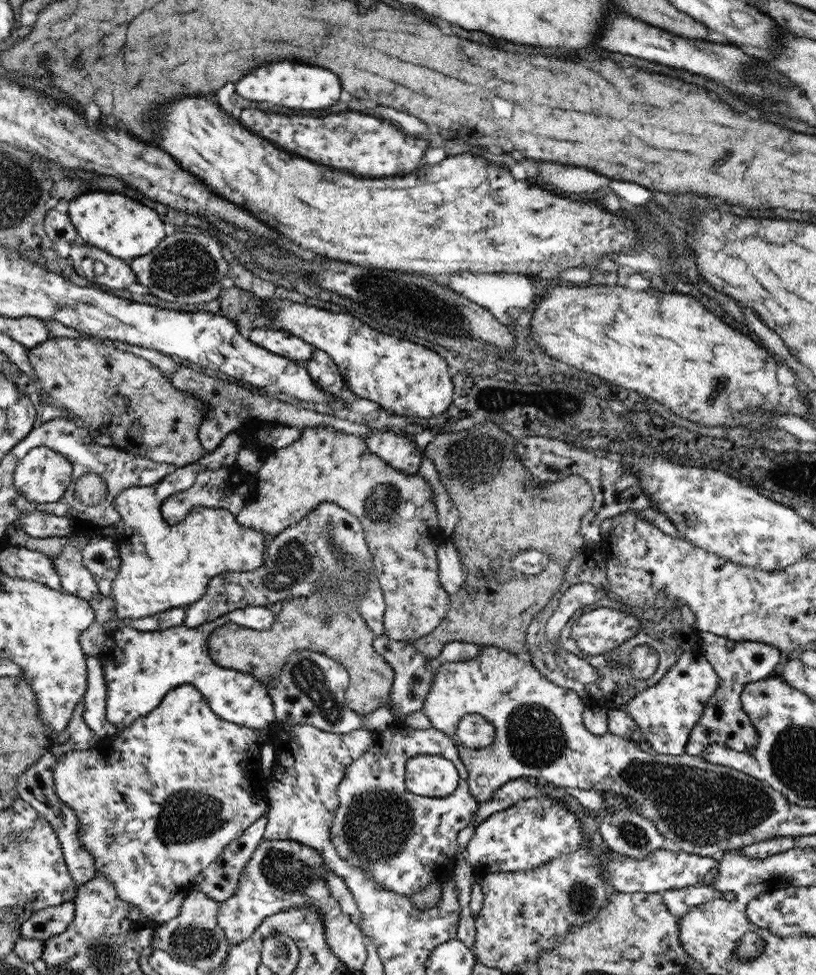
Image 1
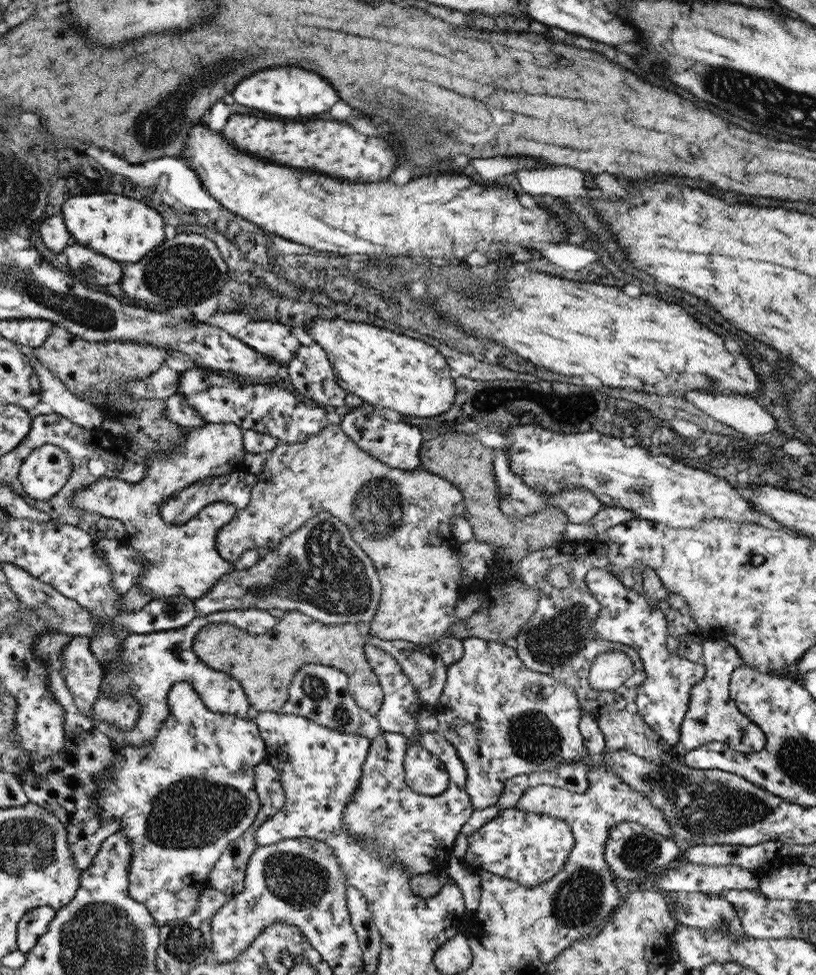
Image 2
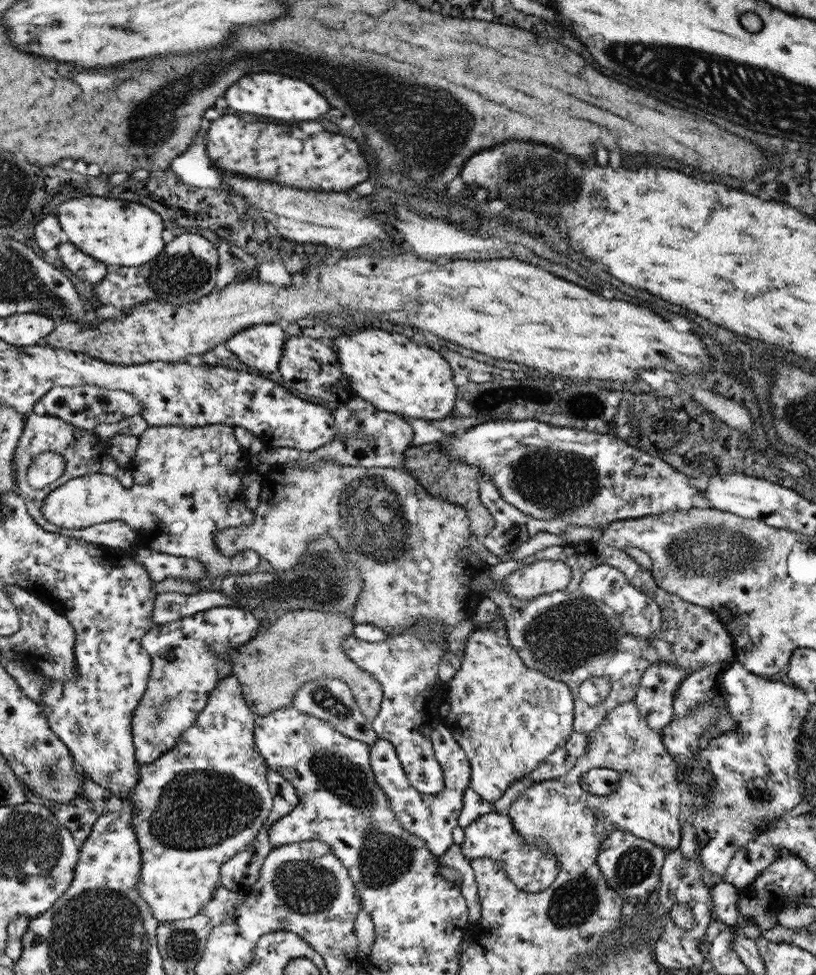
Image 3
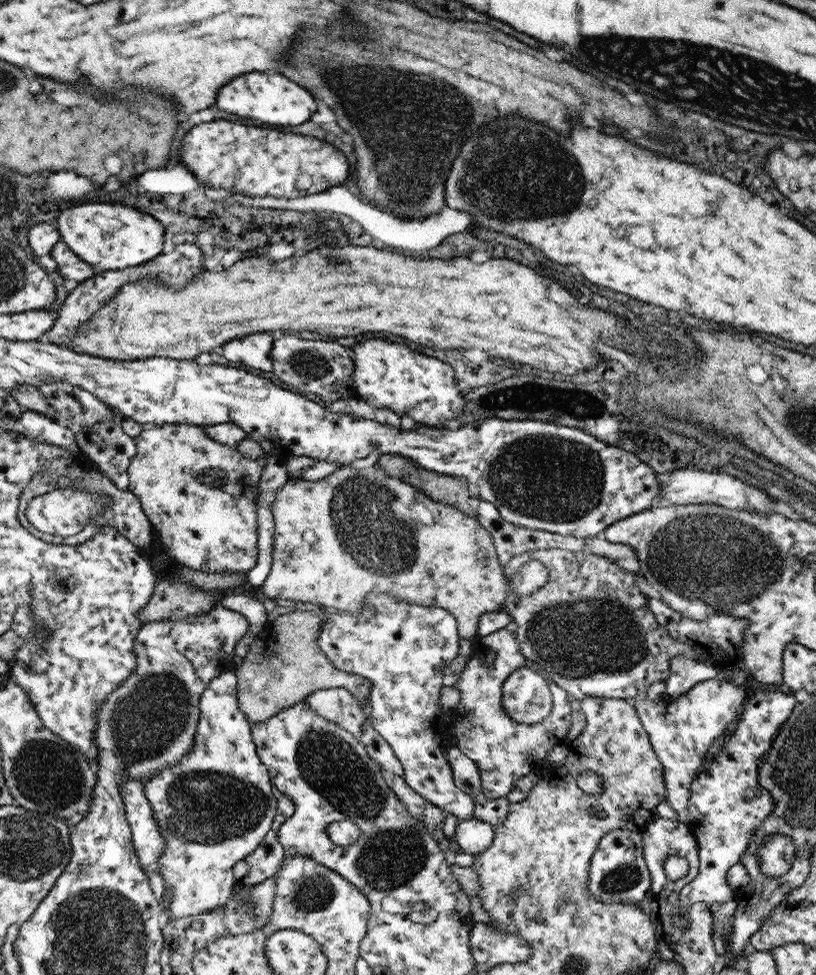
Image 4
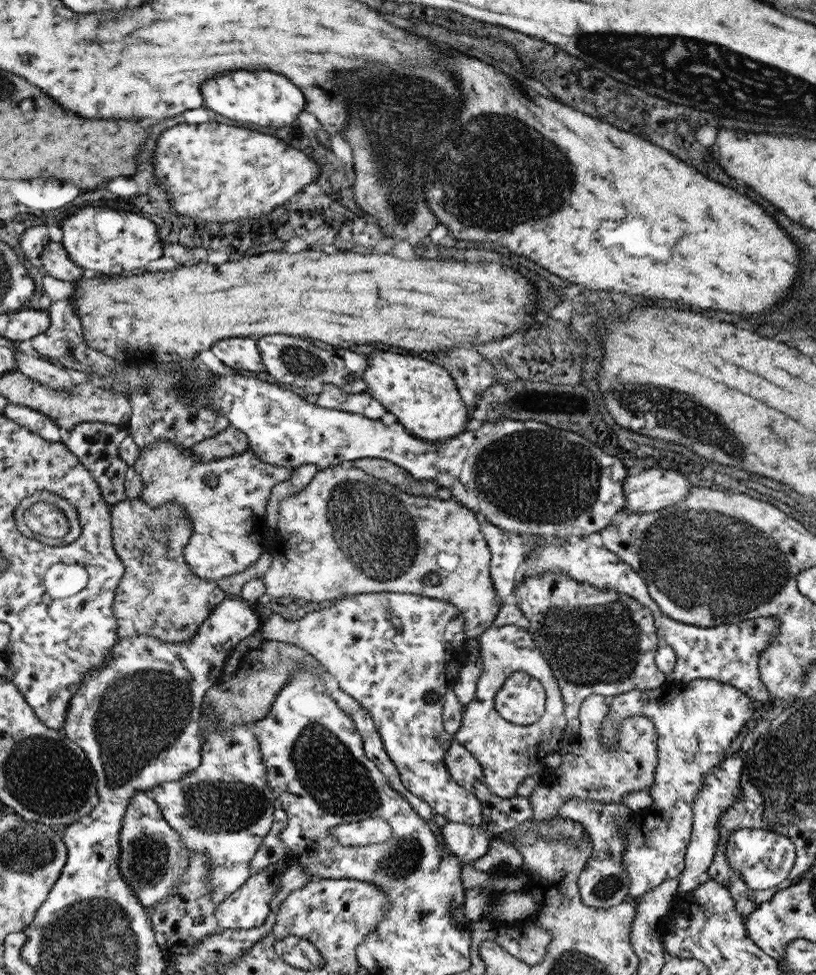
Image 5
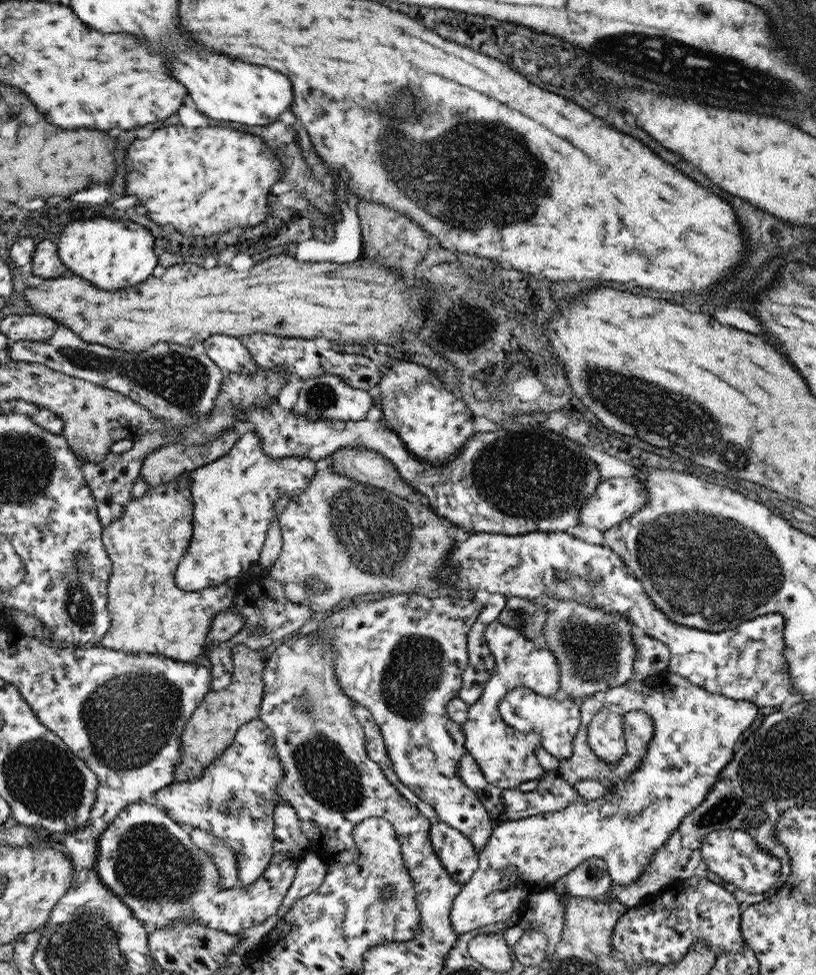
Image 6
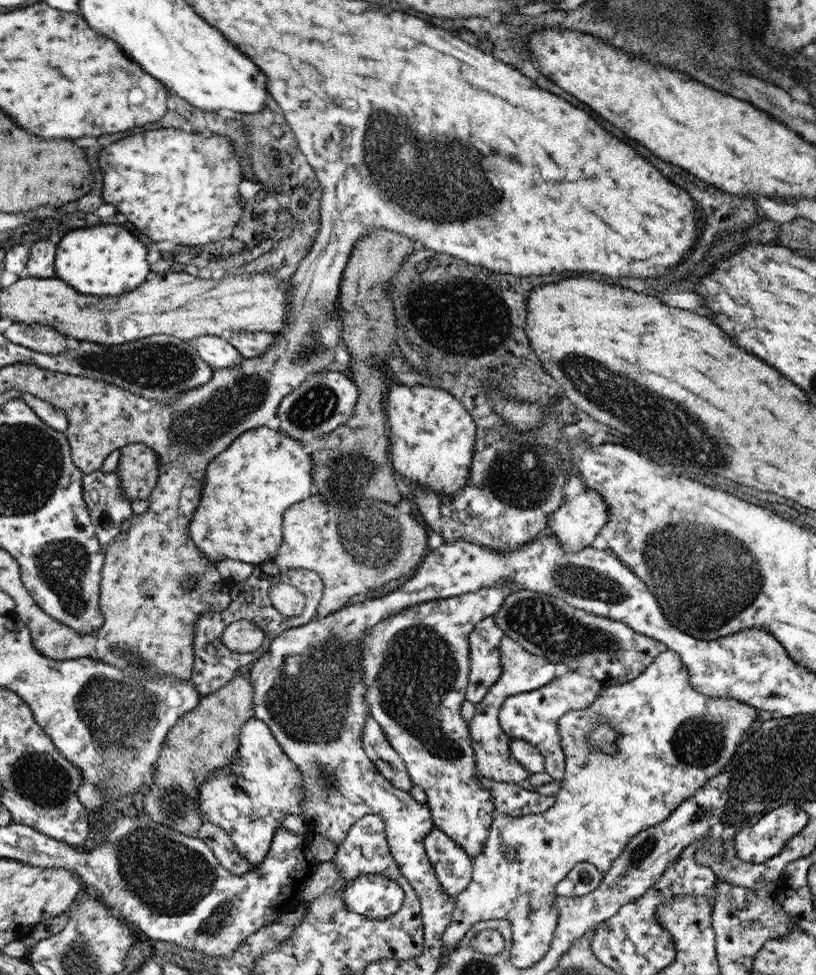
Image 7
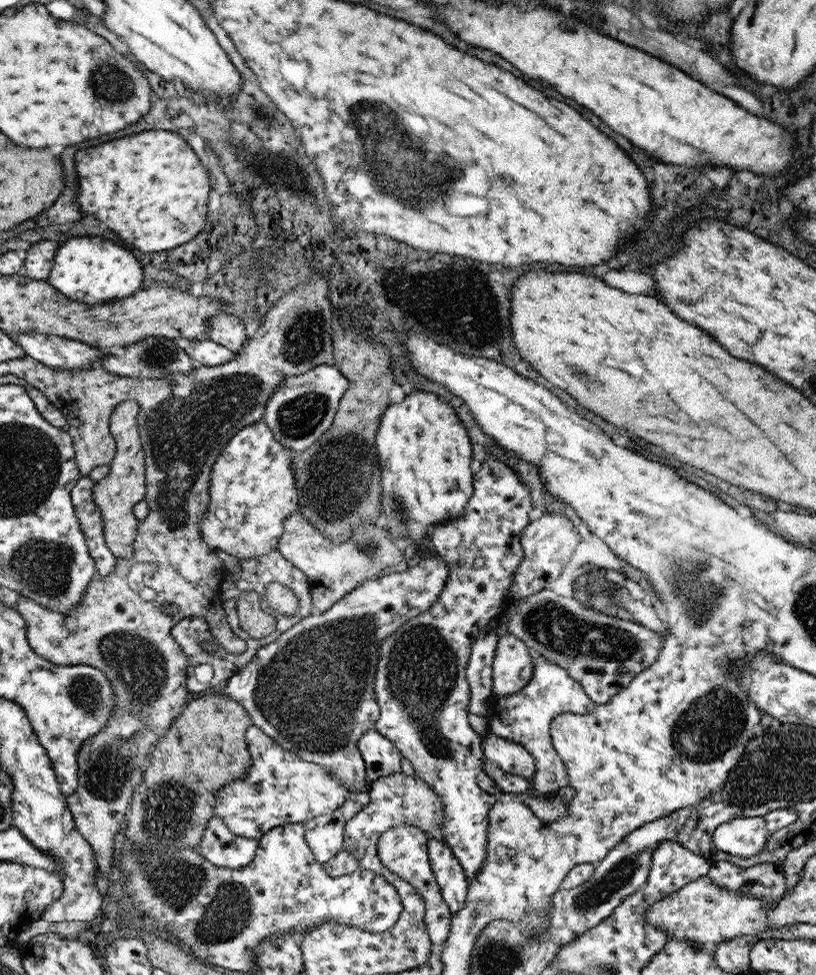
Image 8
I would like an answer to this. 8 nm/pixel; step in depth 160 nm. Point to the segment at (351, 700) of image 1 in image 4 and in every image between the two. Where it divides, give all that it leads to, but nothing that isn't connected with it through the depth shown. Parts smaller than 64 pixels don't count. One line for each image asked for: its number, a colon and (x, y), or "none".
2: (263, 664)
3: (300, 645)
4: (284, 664)

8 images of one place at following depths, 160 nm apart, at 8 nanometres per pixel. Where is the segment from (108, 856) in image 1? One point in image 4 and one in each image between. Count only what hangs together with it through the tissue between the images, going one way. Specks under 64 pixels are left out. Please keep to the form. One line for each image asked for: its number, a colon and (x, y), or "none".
2: (181, 800)
3: (205, 800)
4: (214, 808)

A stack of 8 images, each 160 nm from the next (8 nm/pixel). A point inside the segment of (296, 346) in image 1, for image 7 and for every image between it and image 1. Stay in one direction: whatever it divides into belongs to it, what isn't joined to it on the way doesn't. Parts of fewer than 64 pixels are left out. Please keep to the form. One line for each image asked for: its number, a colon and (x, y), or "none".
2: (274, 340)
3: (261, 346)
4: (252, 353)
5: (240, 354)
6: (227, 352)
7: (216, 351)

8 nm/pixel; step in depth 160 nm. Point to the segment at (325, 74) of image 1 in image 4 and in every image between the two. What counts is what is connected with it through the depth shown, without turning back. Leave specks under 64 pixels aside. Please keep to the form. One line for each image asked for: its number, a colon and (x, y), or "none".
2: (290, 92)
3: (279, 98)
4: (271, 99)

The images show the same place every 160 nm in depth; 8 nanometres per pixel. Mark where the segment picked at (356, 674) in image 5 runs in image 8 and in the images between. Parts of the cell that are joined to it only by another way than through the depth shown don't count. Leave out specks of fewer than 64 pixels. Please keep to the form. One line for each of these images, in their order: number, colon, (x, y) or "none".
6: (401, 657)
7: (415, 663)
8: (421, 686)

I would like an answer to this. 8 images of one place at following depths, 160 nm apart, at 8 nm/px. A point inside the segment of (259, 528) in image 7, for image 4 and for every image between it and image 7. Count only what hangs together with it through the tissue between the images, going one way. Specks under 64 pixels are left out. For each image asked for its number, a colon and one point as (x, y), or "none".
4: (199, 496)
5: (224, 498)
6: (233, 494)

